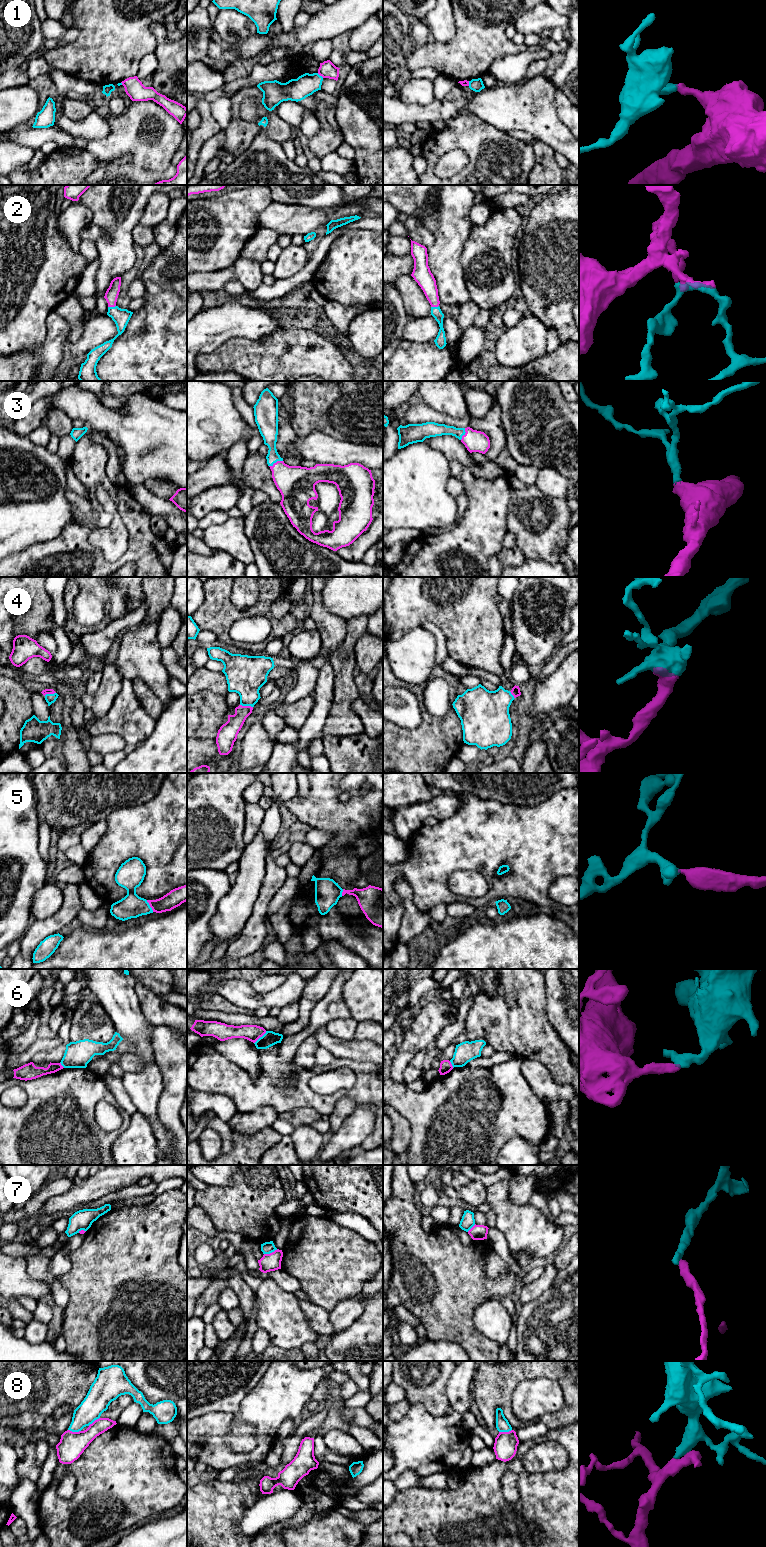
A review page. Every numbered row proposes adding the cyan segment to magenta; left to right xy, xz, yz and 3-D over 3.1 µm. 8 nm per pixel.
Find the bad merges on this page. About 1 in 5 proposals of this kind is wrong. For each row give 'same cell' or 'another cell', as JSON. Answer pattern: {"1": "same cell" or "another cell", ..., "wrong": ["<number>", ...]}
{"1": "another cell", "2": "same cell", "3": "same cell", "4": "same cell", "5": "same cell", "6": "another cell", "7": "another cell", "8": "same cell", "wrong": ["1", "6", "7"]}

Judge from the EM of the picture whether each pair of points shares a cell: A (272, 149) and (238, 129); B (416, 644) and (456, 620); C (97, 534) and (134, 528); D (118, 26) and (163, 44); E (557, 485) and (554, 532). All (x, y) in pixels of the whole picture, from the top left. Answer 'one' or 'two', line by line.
A: two
B: two
C: two
D: two
E: two

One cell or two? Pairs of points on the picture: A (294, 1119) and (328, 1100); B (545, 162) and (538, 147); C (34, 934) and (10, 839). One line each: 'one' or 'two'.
A: two
B: one
C: two

